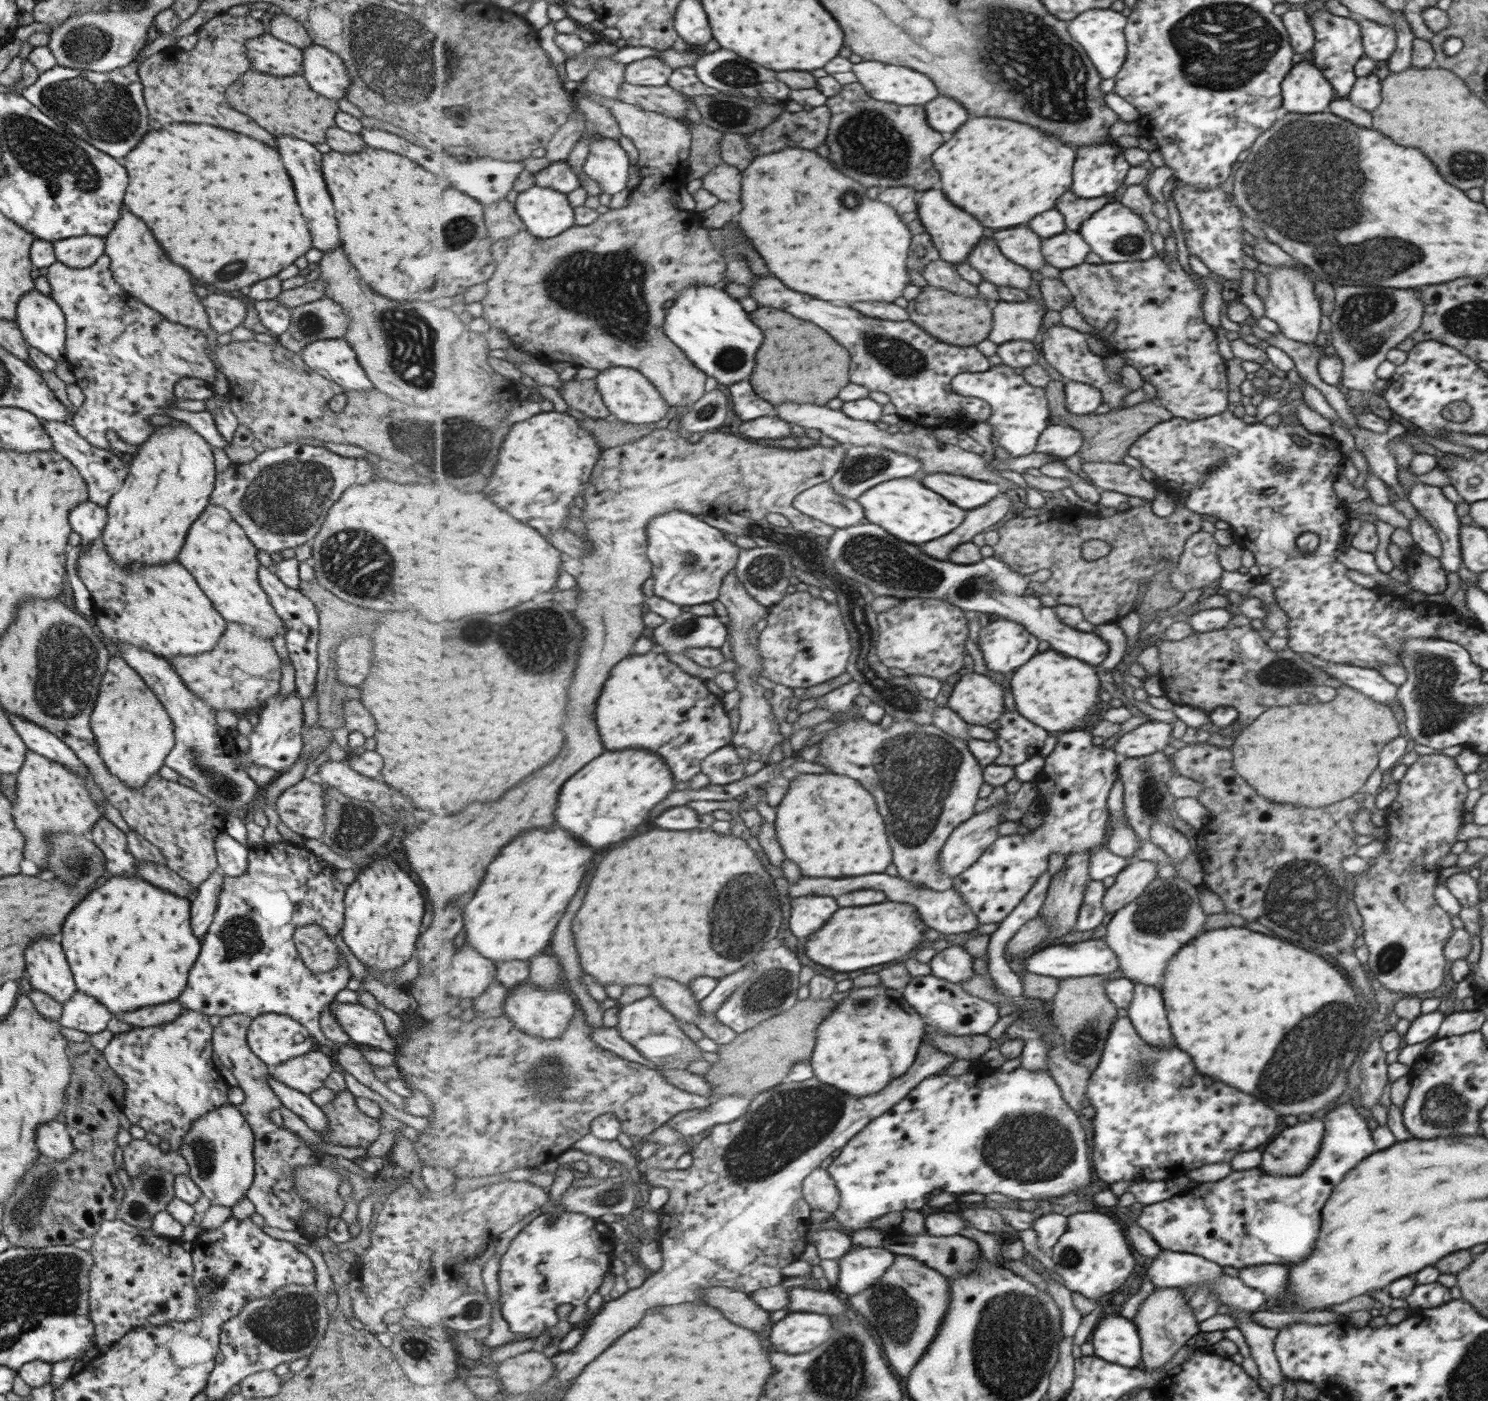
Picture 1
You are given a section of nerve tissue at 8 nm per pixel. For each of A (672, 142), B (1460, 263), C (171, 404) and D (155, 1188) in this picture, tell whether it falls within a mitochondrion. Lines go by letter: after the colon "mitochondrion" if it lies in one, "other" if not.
A: other
B: other
C: other
D: mitochondrion

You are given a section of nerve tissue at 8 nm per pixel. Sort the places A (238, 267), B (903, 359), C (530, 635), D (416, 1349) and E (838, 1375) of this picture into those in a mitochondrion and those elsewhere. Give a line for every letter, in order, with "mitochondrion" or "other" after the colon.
A: mitochondrion
B: mitochondrion
C: mitochondrion
D: mitochondrion
E: mitochondrion

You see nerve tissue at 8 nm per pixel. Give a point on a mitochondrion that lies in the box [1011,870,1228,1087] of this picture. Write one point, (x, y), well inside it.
(1165, 910)

